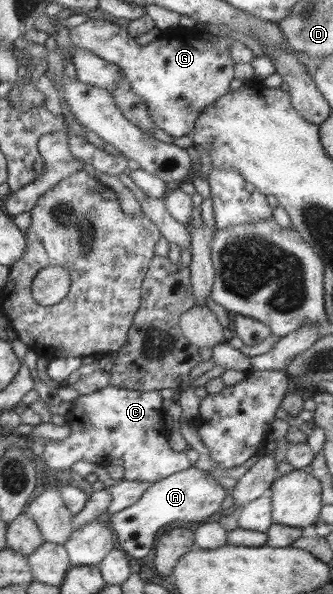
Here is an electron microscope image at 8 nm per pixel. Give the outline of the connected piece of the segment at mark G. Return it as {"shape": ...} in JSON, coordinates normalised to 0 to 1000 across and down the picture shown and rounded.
{"shape":[[[270,30],[207,49],[207,64],[225,82],[282,89],[312,103],[348,108],[396,153],[438,177],[456,207],[523,232],[571,226],[583,202],[613,180],[670,162],[706,141],[685,62],[643,54],[655,71],[628,72],[589,49],[541,44],[532,52],[508,49],[486,56],[444,76],[414,76],[402,62],[390,62],[381,45]]]}

